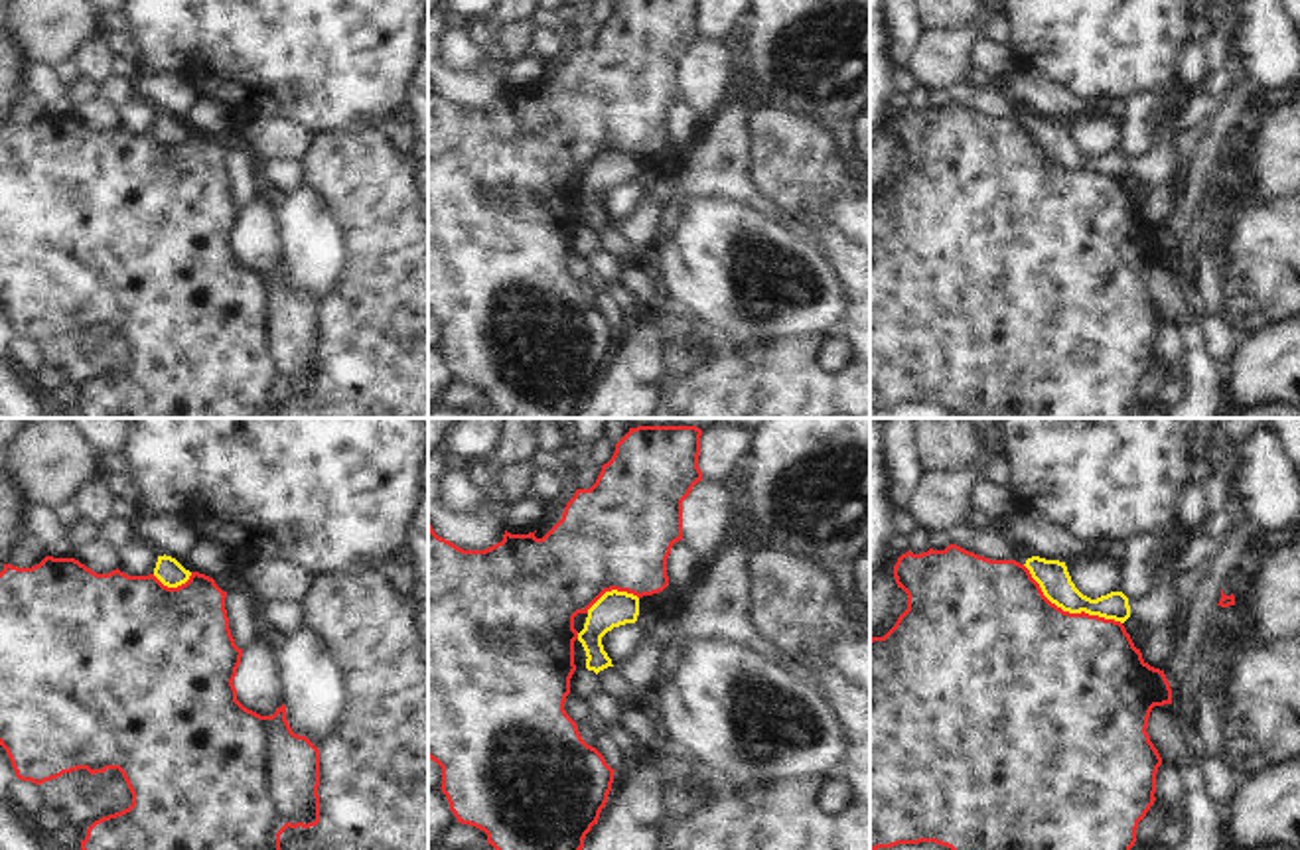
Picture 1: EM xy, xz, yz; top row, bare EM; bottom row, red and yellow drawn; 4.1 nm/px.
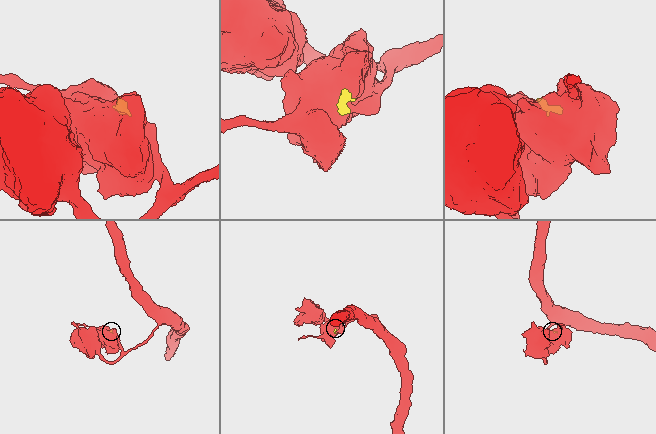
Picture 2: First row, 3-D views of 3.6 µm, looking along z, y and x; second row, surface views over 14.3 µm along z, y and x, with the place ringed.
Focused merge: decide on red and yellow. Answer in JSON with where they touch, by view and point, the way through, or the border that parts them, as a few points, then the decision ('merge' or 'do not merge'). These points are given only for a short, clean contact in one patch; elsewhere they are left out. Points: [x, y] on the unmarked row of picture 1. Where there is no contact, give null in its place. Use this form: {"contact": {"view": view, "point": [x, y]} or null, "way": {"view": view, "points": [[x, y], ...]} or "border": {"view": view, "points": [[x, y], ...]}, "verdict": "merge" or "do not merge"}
{"contact": {"view": "yz", "point": [1068, 170]}, "verdict": "do not merge"}

